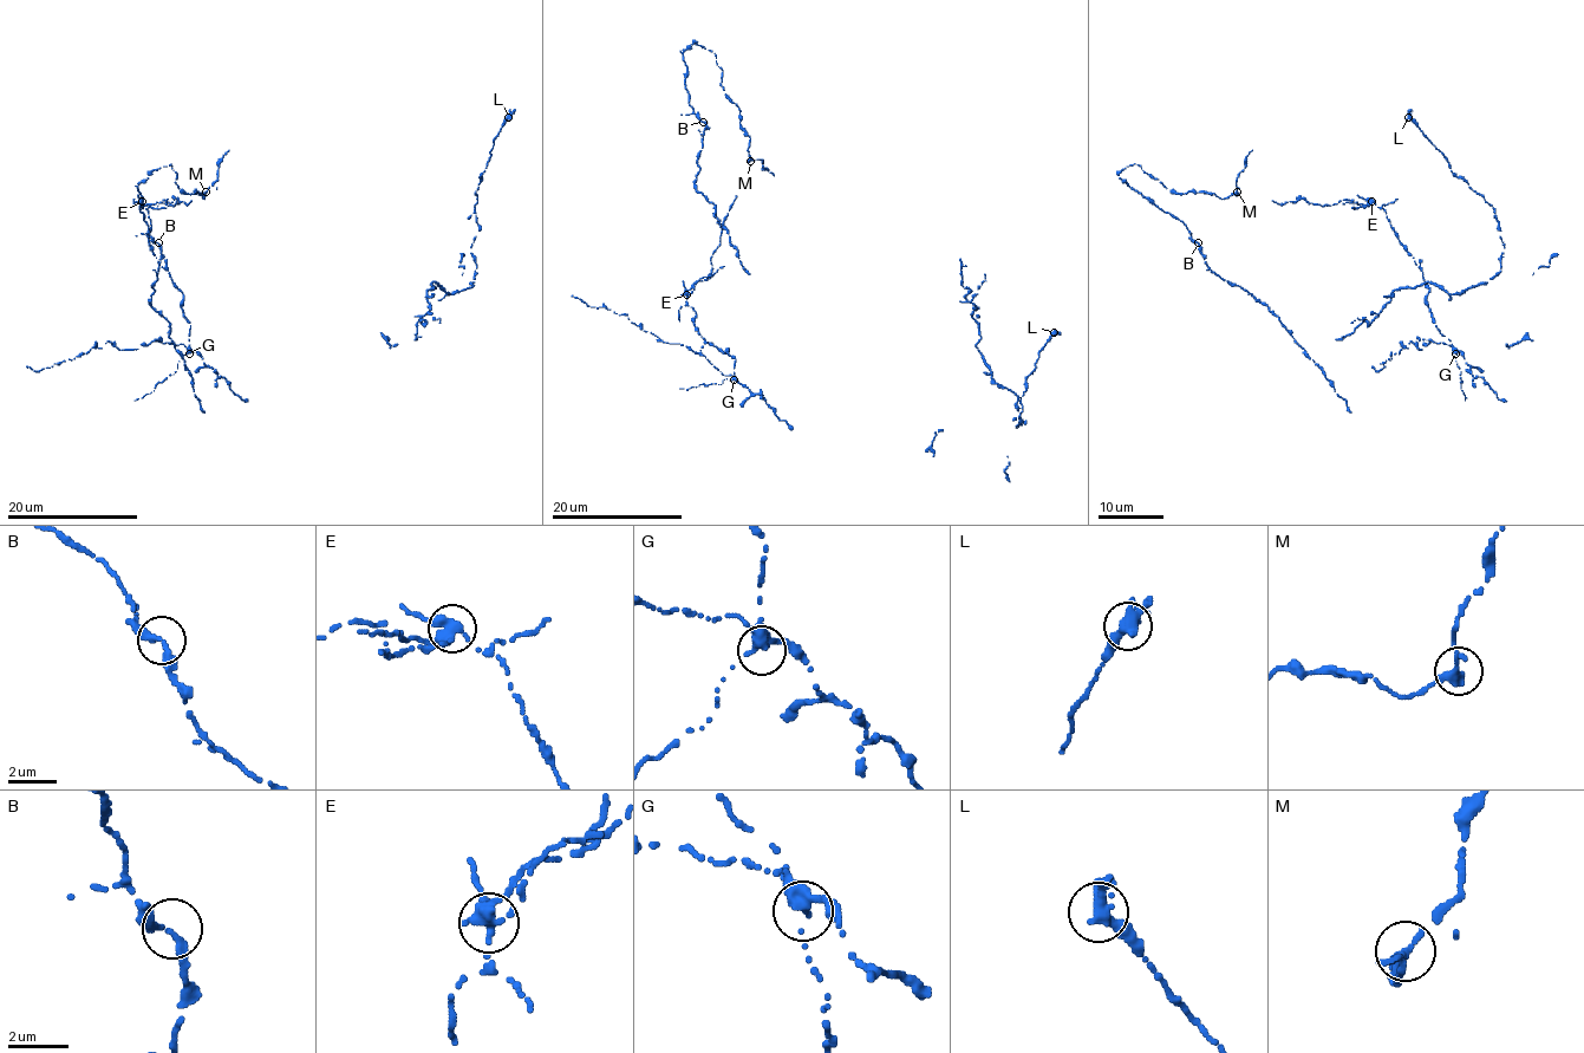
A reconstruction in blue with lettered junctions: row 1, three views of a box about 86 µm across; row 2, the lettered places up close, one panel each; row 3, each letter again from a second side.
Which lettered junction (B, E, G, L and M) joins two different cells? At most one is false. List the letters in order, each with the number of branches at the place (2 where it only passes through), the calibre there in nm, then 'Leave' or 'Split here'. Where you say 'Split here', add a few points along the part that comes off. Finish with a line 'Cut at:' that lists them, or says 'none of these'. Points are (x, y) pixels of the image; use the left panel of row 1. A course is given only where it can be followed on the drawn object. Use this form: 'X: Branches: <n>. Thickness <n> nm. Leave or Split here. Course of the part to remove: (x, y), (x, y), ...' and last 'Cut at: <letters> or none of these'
B: Branches: 2. Thickness 240 nm. Leave
E: Branches: 3. Thickness 360 nm. Split here. Course of the part to remove: (142, 201), (155, 208), (167, 200), (167, 205), (175, 205), (177, 199), (186, 203), (190, 200)
G: Branches: 3. Thickness 320 nm. Leave
L: Branches: 3. Thickness 340 nm. Leave
M: Branches: 2. Thickness 320 nm. Leave
Cut at: E

